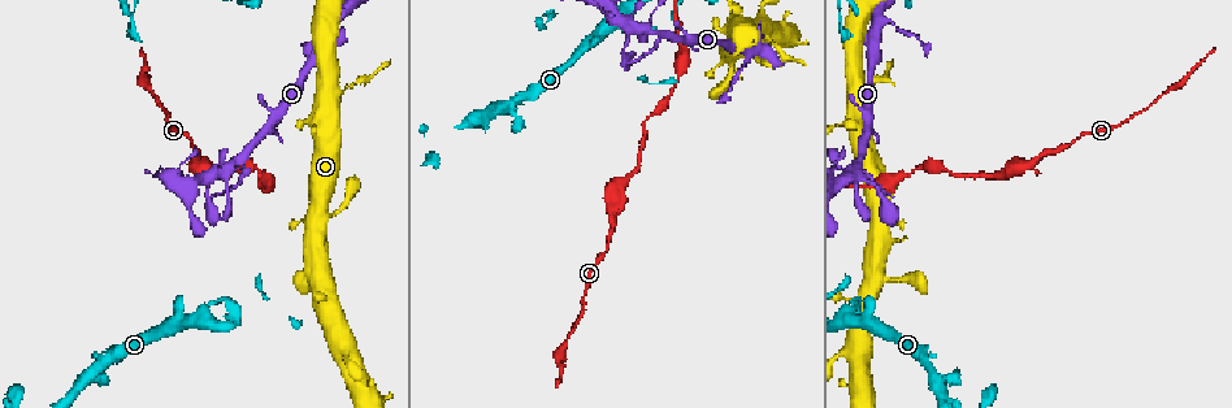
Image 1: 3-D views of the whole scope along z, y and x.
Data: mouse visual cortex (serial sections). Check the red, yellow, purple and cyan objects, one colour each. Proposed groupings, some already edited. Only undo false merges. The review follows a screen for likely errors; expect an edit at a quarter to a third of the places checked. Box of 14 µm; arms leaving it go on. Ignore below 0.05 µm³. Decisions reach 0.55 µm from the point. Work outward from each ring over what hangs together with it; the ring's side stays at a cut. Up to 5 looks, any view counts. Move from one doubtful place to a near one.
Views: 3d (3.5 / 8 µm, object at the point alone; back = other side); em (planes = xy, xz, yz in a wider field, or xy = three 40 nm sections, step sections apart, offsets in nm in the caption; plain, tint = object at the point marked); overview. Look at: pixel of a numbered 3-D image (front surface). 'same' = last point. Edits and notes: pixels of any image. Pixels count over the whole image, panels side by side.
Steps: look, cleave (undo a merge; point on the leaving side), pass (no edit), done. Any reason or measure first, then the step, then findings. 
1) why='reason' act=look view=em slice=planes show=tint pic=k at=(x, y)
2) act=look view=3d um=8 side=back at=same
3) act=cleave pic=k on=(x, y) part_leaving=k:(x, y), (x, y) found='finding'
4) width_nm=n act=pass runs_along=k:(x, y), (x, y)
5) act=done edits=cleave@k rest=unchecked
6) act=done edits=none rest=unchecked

why='thin neck' act=look view=3d um=3.5 pic=1 at=(772, 42)

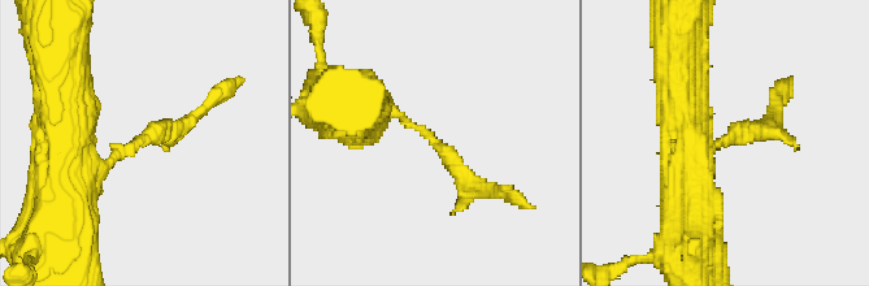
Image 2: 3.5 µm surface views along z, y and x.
act=look view=em slice=planes show=tint pic=2 at=(135, 144)

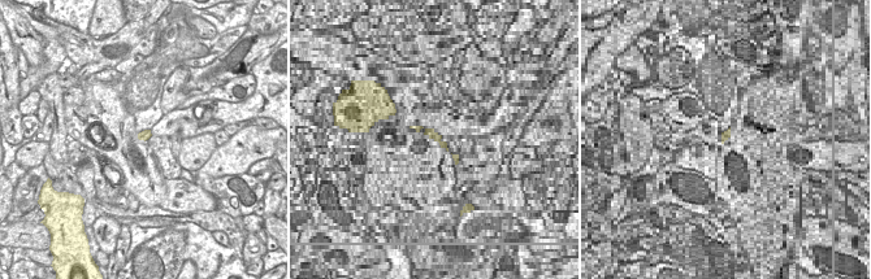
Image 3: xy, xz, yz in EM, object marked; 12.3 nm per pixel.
act=cleave pic=2 on=(733, 130) found='two cells meet here'

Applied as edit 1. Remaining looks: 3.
why='looks like a crossing' act=look view=3d um=8 pic=1 at=(640, 27)

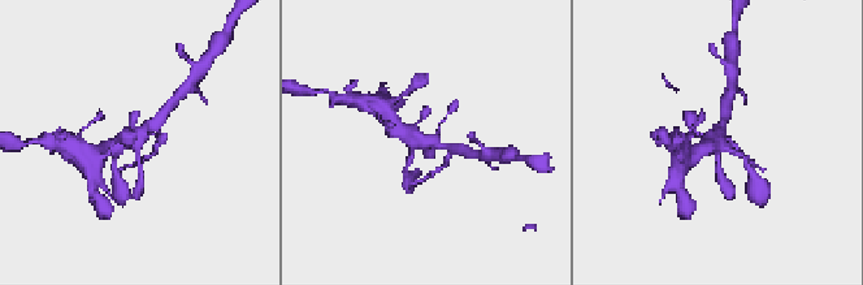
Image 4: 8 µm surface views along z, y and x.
why='now the EM' act=look view=em slice=planes show=tint pic=4 at=(424, 138)

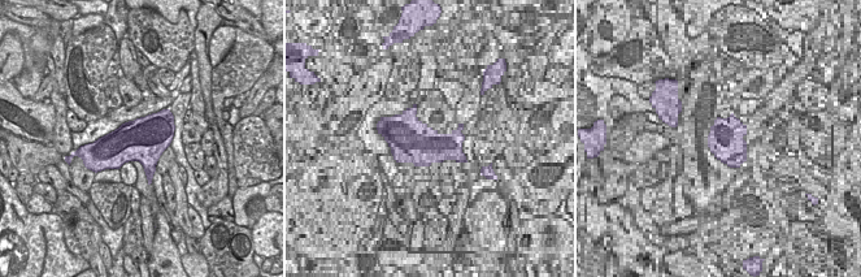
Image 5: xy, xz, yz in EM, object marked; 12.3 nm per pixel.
act=pass runs_along=4:(163, 115), (139, 134), (102, 150) found='continuous, no second cell'

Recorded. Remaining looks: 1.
act=done edits=cleave@2 rest=unchecked

